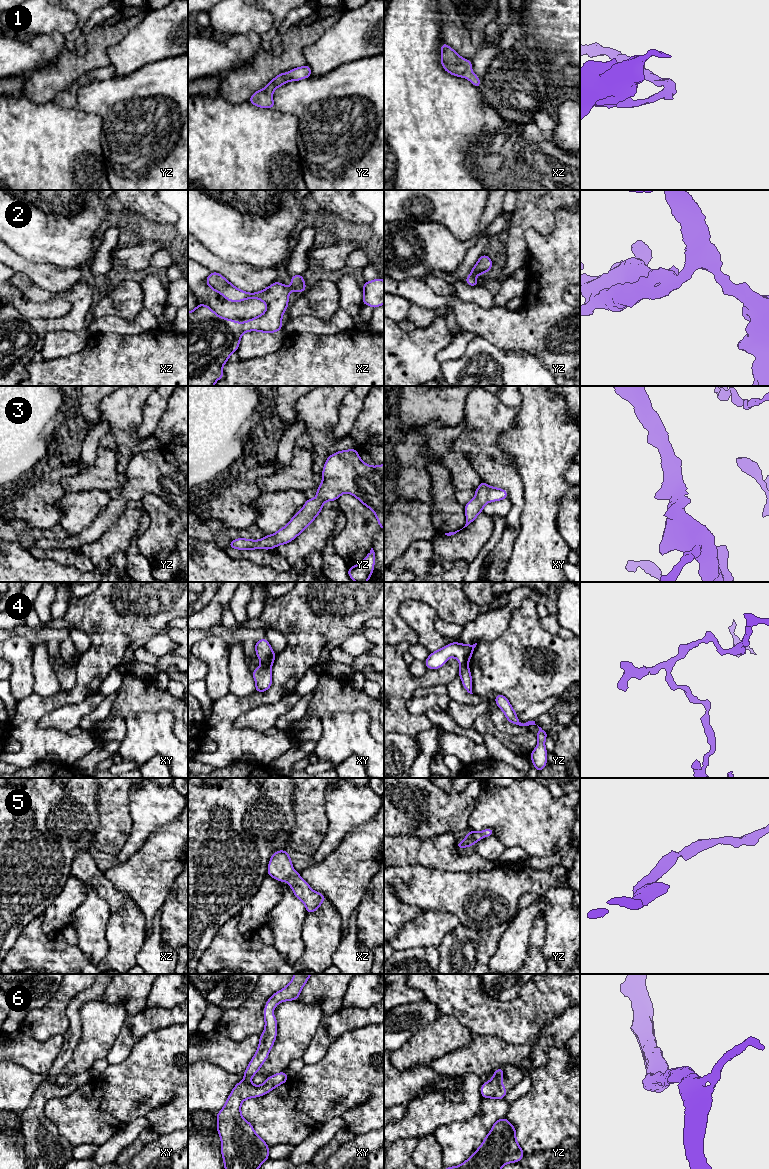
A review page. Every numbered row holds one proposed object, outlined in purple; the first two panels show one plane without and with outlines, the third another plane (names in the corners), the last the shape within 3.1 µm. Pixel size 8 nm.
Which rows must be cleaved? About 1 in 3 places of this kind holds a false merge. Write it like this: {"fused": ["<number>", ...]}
{"fused": ["4"]}

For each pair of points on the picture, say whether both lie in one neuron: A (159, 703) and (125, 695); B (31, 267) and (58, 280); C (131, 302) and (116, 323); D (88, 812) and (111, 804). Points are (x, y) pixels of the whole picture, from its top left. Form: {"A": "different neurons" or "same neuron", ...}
{"A": "same neuron", "B": "same neuron", "C": "different neurons", "D": "different neurons"}

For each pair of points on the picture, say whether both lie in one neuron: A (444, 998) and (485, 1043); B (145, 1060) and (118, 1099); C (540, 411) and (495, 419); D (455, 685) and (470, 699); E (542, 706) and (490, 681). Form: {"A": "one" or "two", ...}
{"A": "two", "B": "one", "C": "two", "D": "one", "E": "two"}

